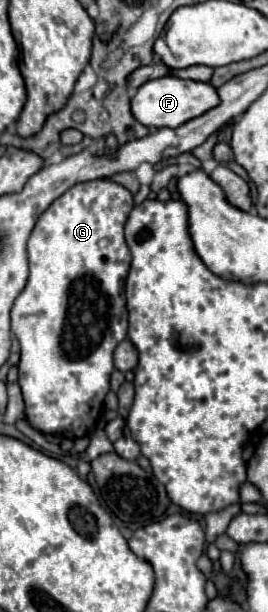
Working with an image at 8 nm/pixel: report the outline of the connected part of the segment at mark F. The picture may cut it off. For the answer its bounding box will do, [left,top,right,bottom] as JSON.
[131,76,219,128]

